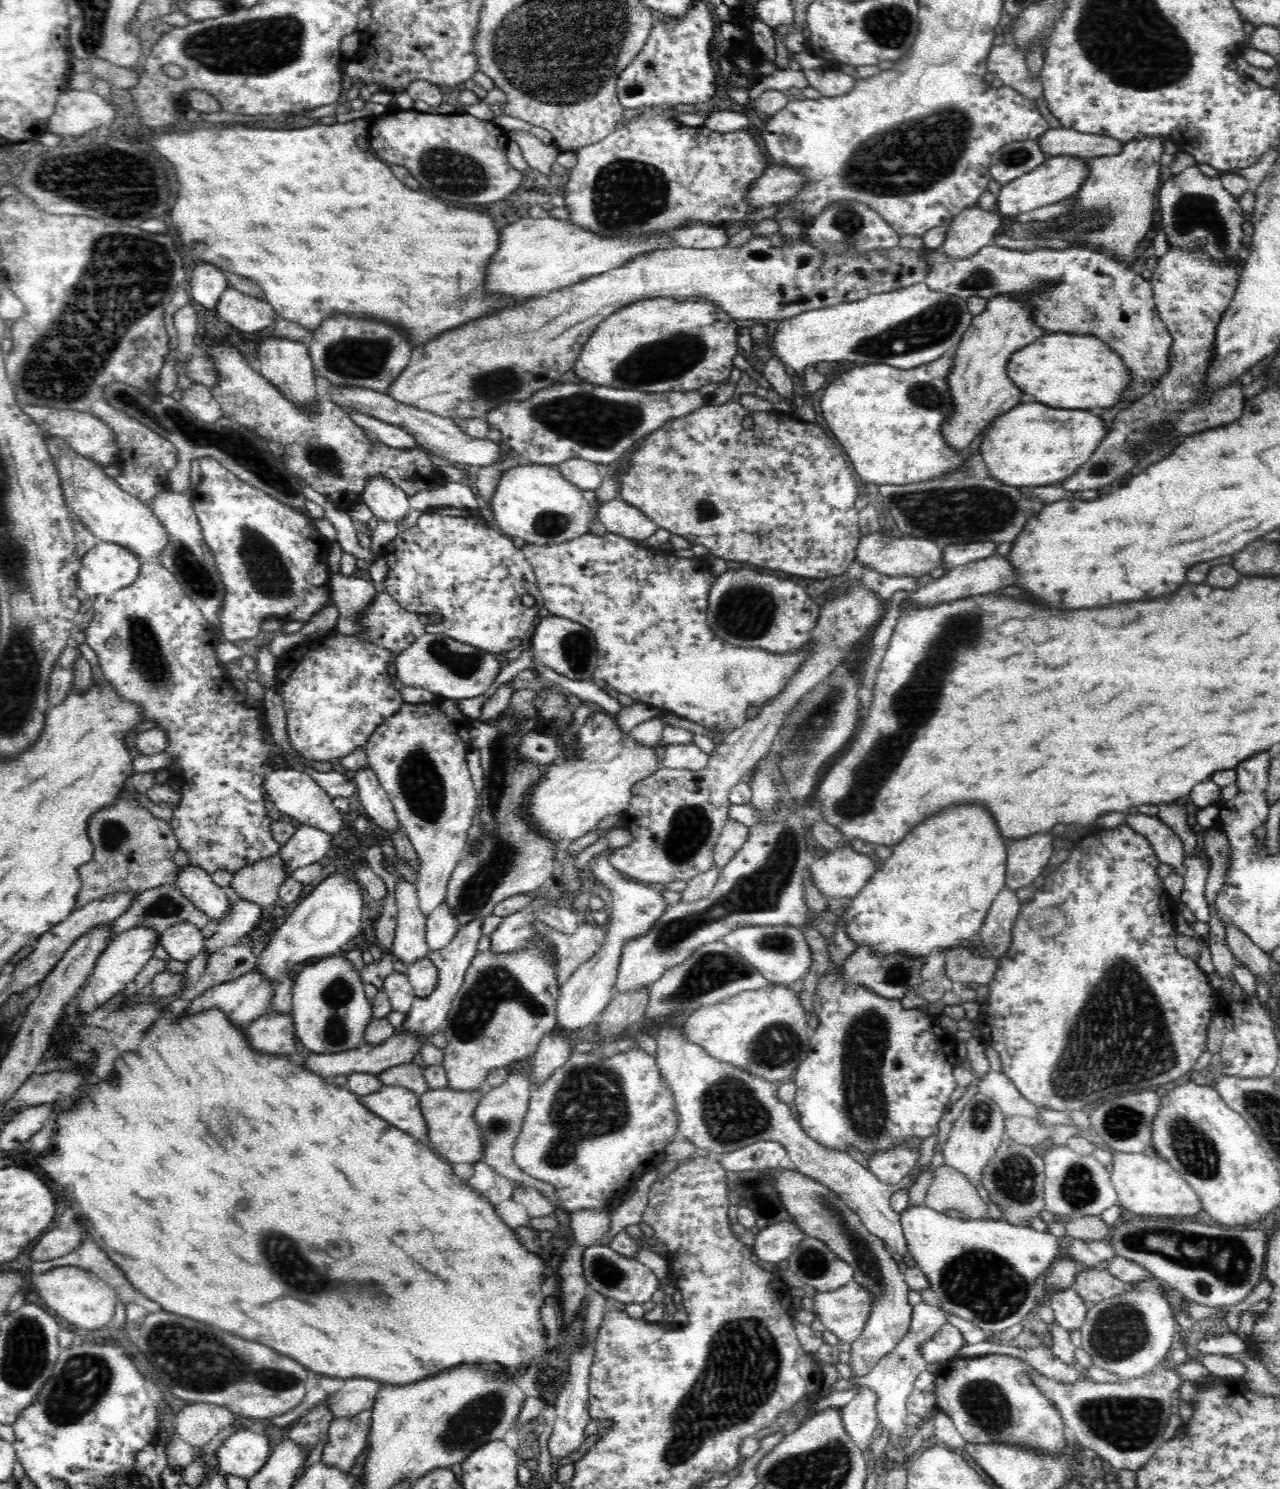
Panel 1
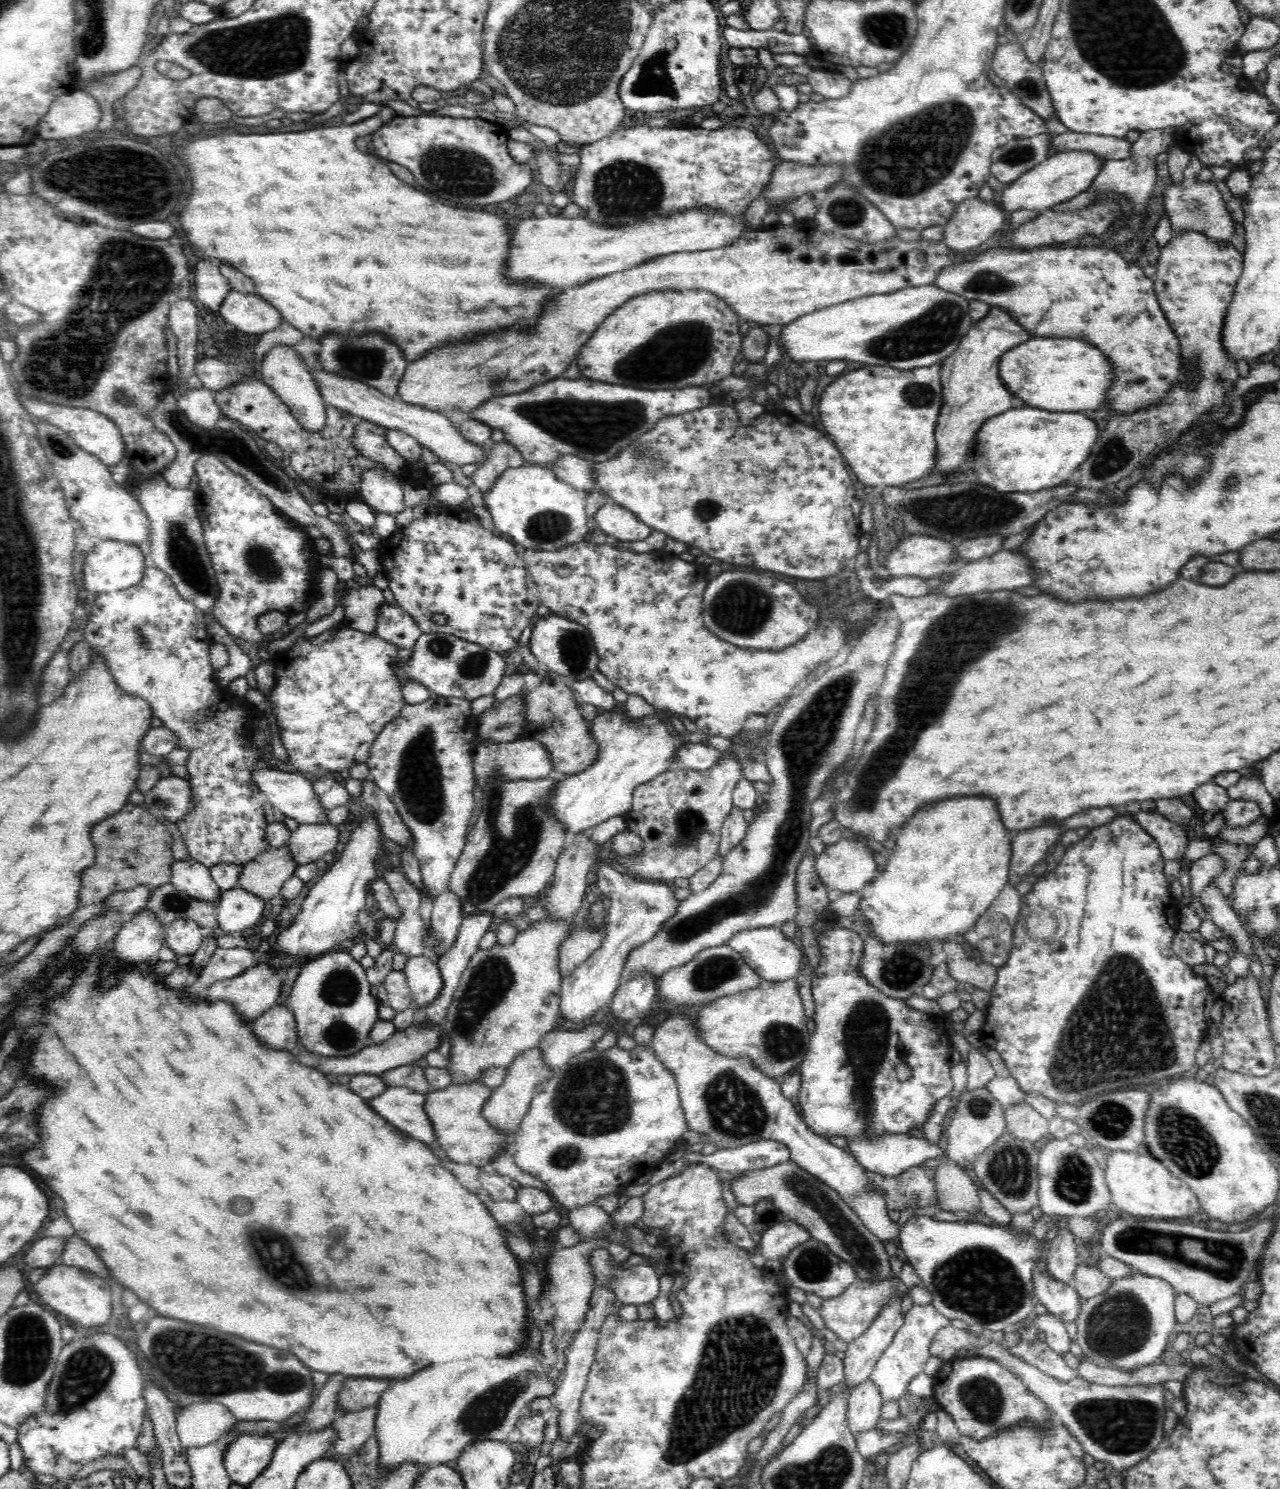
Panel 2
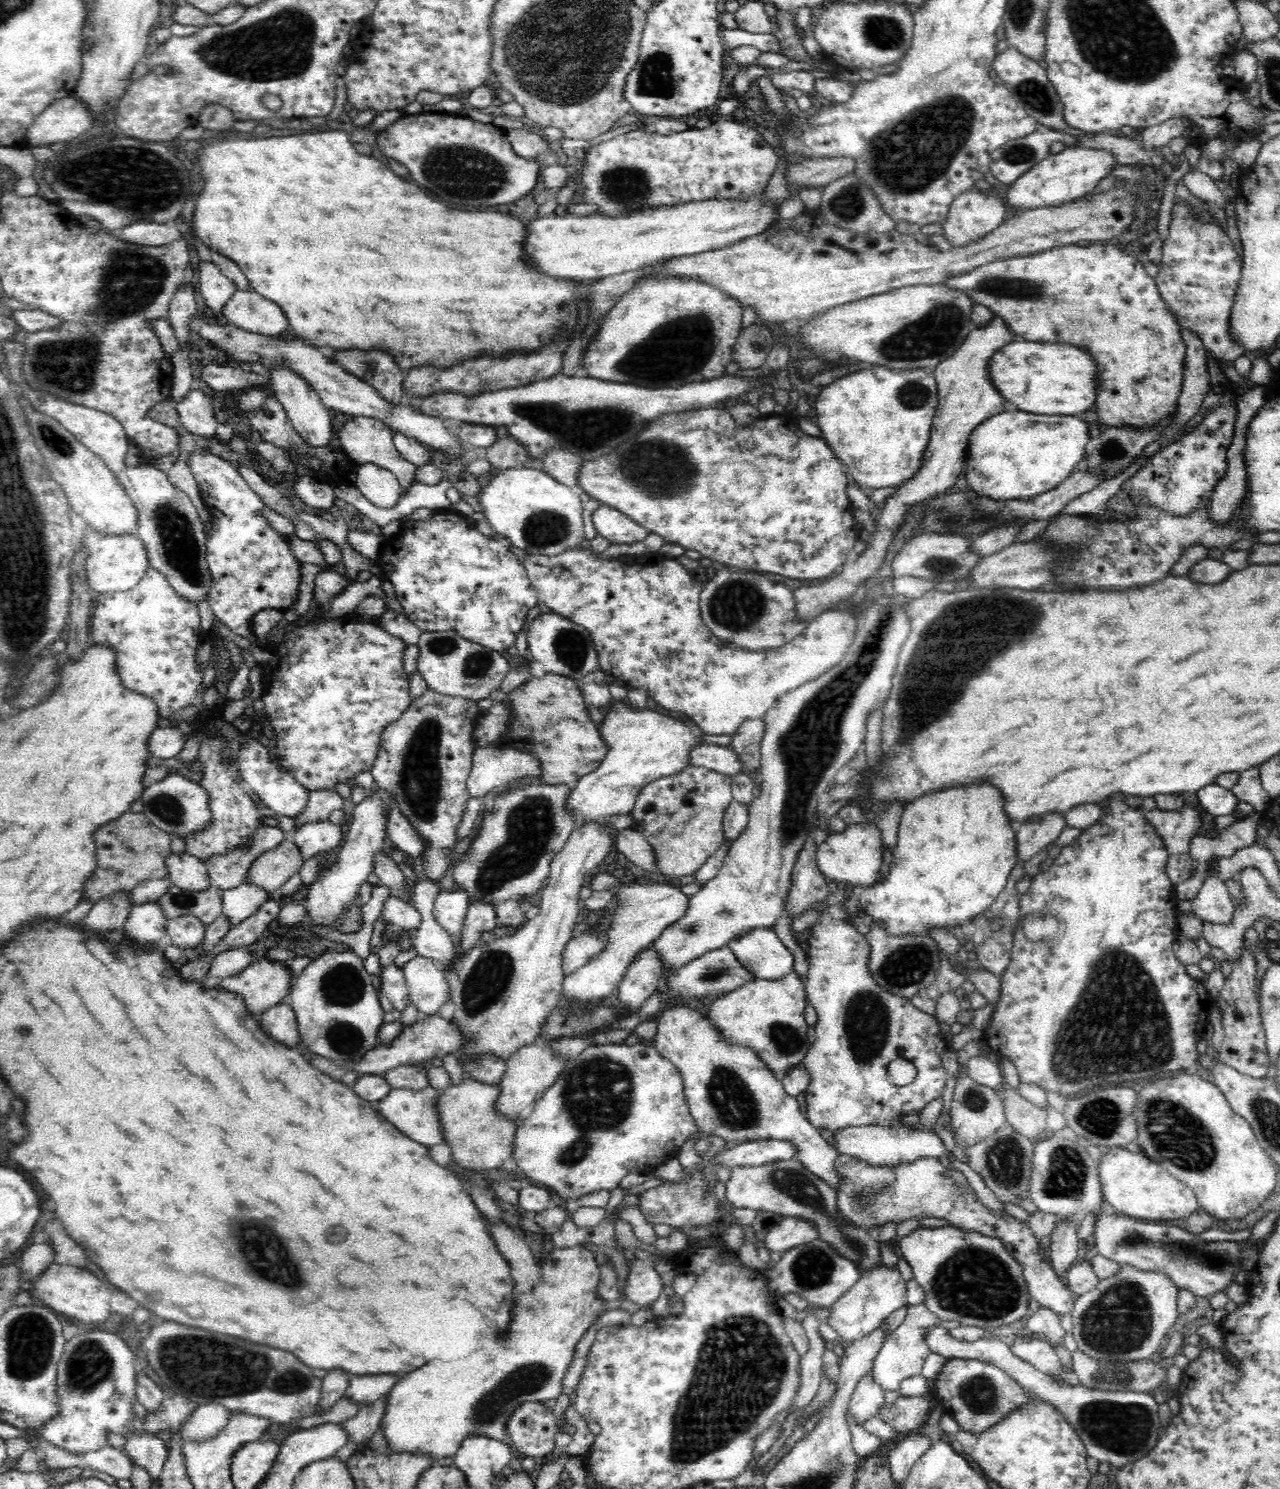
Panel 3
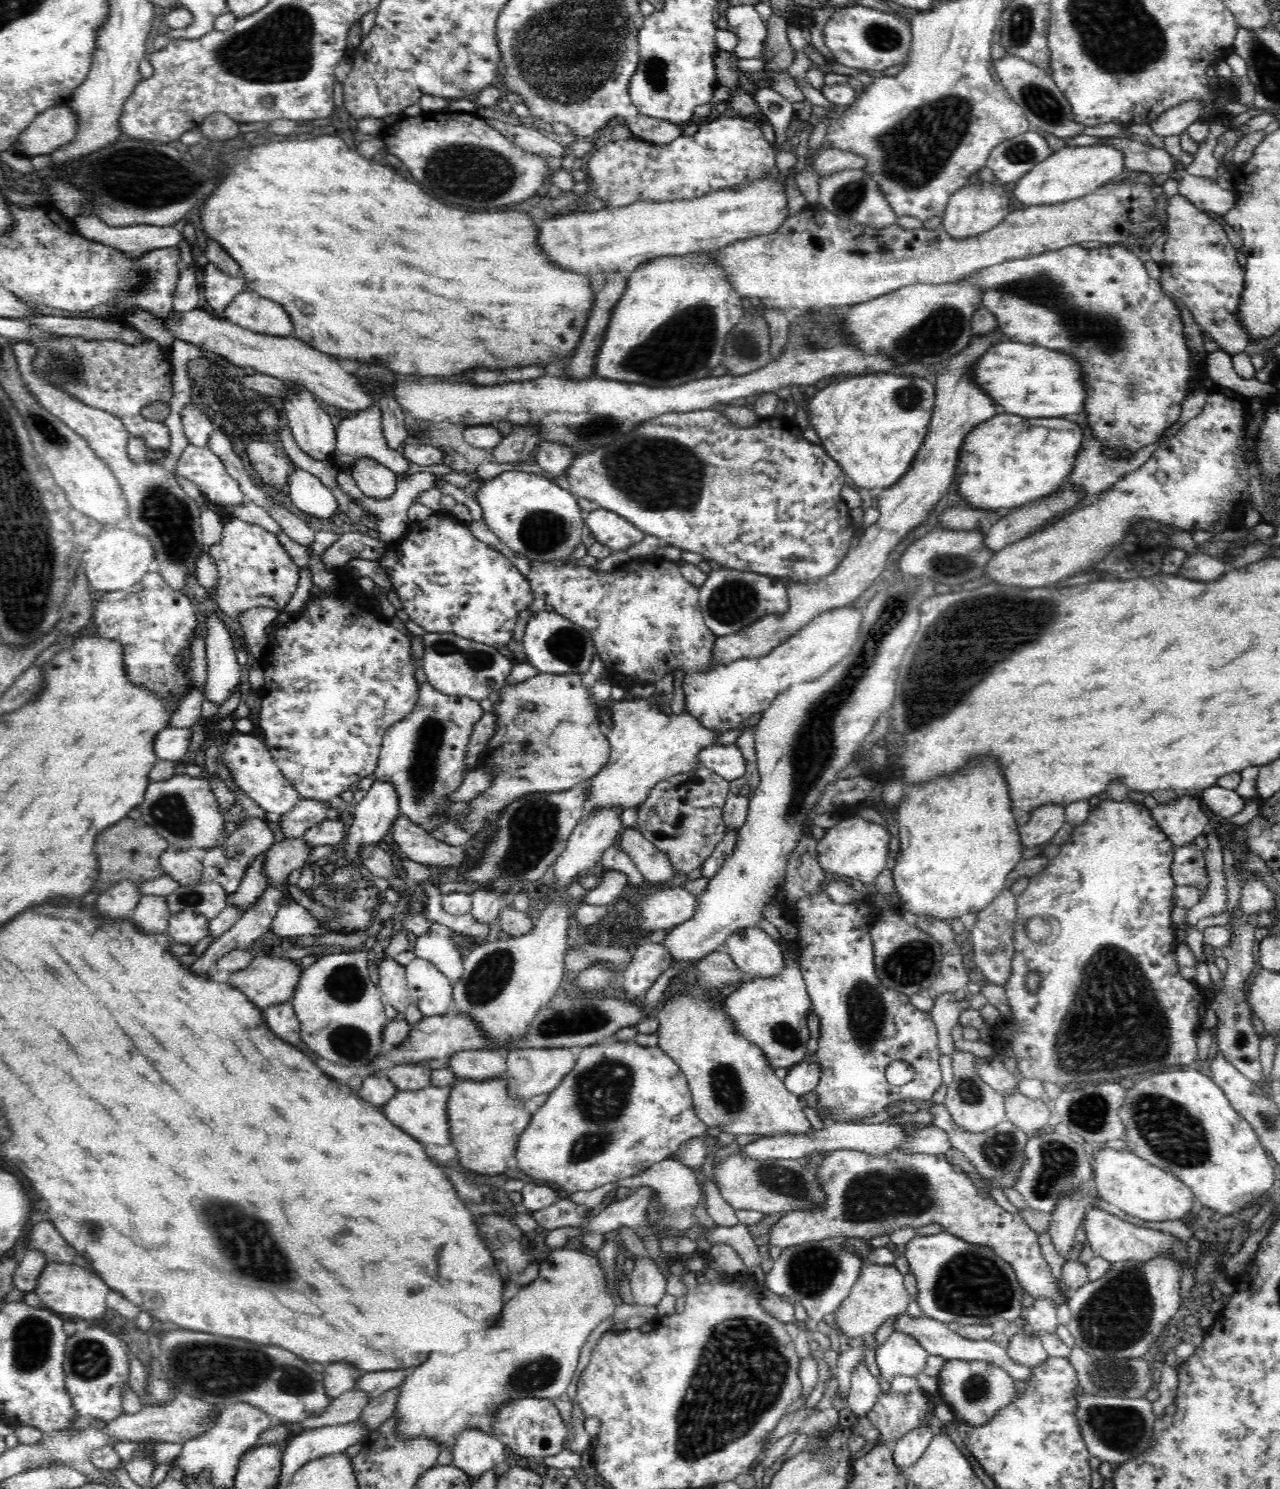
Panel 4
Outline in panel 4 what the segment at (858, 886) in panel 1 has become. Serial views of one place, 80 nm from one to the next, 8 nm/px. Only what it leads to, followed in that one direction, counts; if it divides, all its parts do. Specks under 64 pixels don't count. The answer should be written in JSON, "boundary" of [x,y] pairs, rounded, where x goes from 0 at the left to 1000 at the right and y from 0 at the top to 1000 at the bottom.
{"boundary":[[[669,547],[666,549],[656,547],[655,553],[645,557],[645,561],[638,565],[640,581],[653,587],[654,590],[672,591],[675,594],[682,594],[691,584],[695,571],[695,559],[692,556],[674,550]]]}

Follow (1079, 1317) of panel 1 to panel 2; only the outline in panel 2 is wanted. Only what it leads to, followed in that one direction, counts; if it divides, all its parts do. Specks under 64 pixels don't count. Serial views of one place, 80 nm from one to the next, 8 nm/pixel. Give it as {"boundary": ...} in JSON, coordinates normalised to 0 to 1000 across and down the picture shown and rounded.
{"boundary":[[[809,854],[808,864],[808,870],[809,870],[810,874],[813,874],[817,879],[819,879],[819,882],[827,884],[827,886],[830,887],[830,889],[834,888],[841,888],[845,881],[845,870],[839,867],[836,863],[823,860],[823,858],[820,858],[819,854]]]}

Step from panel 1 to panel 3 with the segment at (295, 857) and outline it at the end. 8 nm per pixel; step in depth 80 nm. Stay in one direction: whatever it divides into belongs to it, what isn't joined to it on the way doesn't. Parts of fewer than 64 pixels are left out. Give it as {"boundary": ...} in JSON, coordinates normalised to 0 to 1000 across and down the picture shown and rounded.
{"boundary":[[[255,551],[234,555],[231,559],[226,559],[226,563],[230,565],[236,576],[241,578],[245,574],[263,571],[269,564],[269,561],[266,554],[263,555]]]}

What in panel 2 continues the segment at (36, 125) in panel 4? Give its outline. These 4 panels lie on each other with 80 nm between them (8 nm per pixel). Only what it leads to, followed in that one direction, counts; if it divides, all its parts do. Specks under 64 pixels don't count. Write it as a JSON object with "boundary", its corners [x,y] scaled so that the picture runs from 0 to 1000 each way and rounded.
{"boundary":[[[61,59],[45,64],[27,89],[30,93],[46,96],[76,87],[78,79],[80,73],[75,66]]]}

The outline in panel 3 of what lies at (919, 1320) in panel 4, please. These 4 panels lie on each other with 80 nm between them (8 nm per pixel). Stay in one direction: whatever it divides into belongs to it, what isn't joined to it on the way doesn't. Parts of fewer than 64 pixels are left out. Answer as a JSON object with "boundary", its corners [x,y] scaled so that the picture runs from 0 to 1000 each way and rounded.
{"boundary":[[[730,887],[723,896],[723,902],[727,908],[742,912],[768,913],[778,917],[788,922],[799,931],[802,936],[820,942],[826,946],[830,952],[841,961],[848,970],[850,978],[859,982],[866,982],[873,985],[891,981],[903,971],[906,963],[906,946],[900,935],[865,935],[856,932],[849,932],[845,929],[838,931],[824,927],[822,923],[815,922],[805,915],[795,912],[780,899],[767,898],[761,901],[747,900],[741,893]]]}

